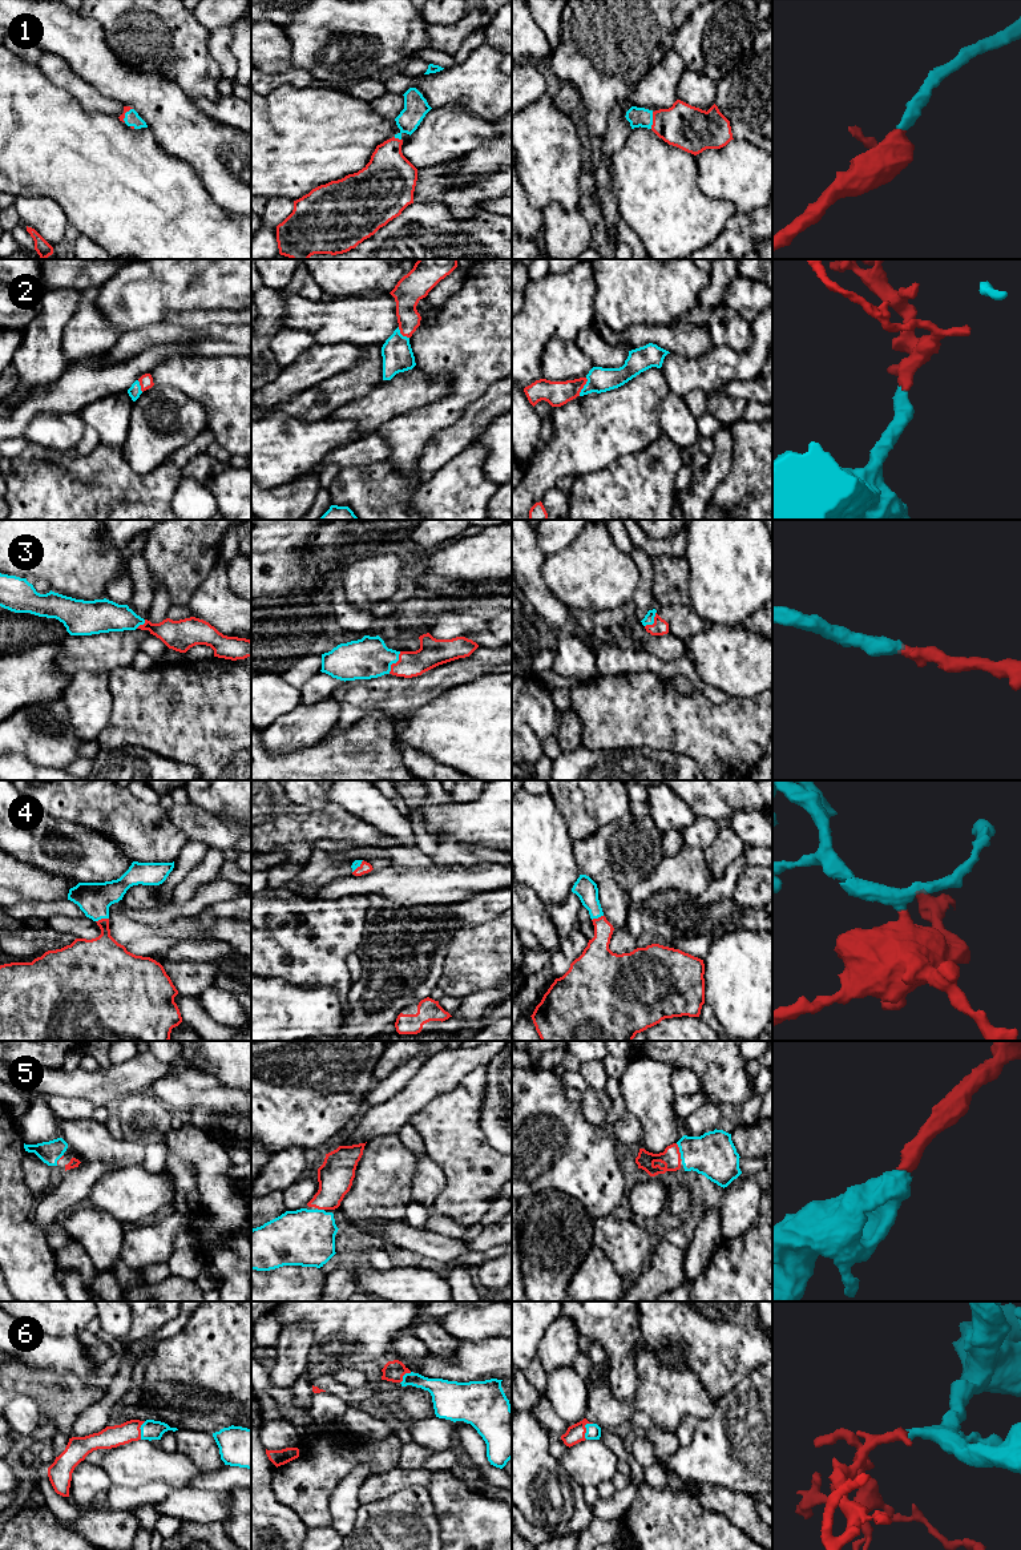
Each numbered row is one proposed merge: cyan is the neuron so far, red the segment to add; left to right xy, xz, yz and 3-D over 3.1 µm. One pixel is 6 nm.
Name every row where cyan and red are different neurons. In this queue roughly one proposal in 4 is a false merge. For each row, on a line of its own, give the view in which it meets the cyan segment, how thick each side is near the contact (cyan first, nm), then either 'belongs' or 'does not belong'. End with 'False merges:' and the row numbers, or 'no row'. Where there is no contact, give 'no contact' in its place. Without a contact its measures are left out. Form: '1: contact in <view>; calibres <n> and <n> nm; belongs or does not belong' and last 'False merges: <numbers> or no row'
1: contact in yz; calibres 120 and 280 nm; belongs
2: contact in yz; calibres 150 and 150 nm; belongs
3: contact in xz; calibres 240 and 170 nm; belongs
4: contact in xy; calibres 200 and 280 nm; belongs
5: contact in yz; calibres 280 and 110 nm; belongs
6: contact in yz; calibres 100 and 110 nm; belongs
False merges: no row

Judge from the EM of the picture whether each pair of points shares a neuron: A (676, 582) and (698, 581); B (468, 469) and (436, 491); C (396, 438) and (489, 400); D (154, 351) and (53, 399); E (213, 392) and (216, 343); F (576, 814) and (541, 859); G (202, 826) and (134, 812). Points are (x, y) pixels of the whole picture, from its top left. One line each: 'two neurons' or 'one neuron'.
A: two neurons
B: one neuron
C: two neurons
D: one neuron
E: two neurons
F: two neurons
G: two neurons

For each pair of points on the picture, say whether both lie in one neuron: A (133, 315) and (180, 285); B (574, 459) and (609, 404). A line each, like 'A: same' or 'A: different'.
A: same
B: same

